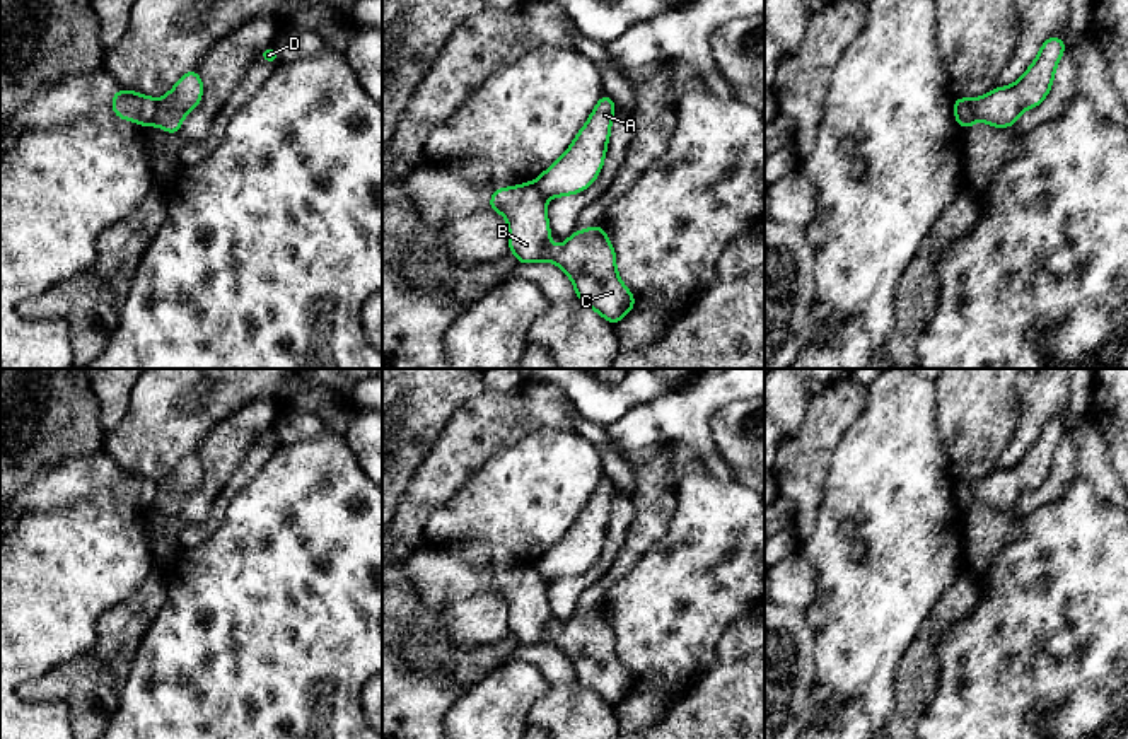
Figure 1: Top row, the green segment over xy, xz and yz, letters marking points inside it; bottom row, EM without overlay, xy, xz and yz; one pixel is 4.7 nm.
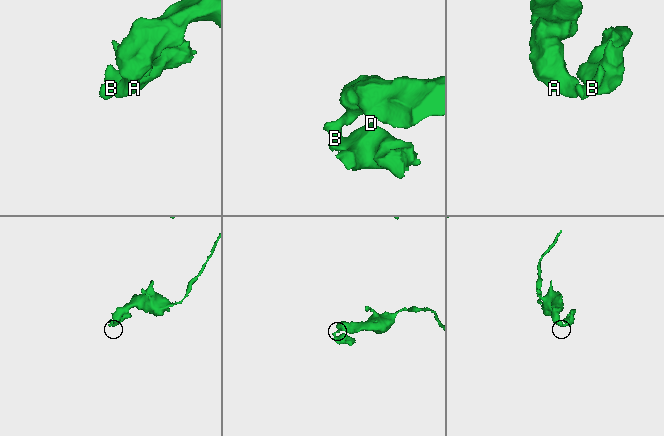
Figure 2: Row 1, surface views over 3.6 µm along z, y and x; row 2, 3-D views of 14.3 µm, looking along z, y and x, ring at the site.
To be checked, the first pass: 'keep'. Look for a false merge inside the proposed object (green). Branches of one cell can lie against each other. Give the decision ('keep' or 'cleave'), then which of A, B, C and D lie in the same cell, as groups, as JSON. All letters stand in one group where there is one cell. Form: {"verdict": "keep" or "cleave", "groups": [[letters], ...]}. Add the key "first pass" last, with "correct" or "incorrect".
{"verdict": "cleave", "groups": [["A"], ["B", "C", "D"]], "first pass": "incorrect"}

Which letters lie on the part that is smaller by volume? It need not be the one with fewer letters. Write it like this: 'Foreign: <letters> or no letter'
Foreign: B, C, D

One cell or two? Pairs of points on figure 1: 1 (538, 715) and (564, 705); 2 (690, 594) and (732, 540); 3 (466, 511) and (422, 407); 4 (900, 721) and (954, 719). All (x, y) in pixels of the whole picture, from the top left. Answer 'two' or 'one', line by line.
1: one
2: one
3: two
4: two

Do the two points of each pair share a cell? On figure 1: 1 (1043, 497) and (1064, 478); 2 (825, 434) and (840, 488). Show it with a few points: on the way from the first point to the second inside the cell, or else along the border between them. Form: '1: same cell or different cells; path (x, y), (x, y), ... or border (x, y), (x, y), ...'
1: same cell; path (1048, 492), (1058, 482)
2: different cells; border (854, 424), (833, 453), (821, 497)

